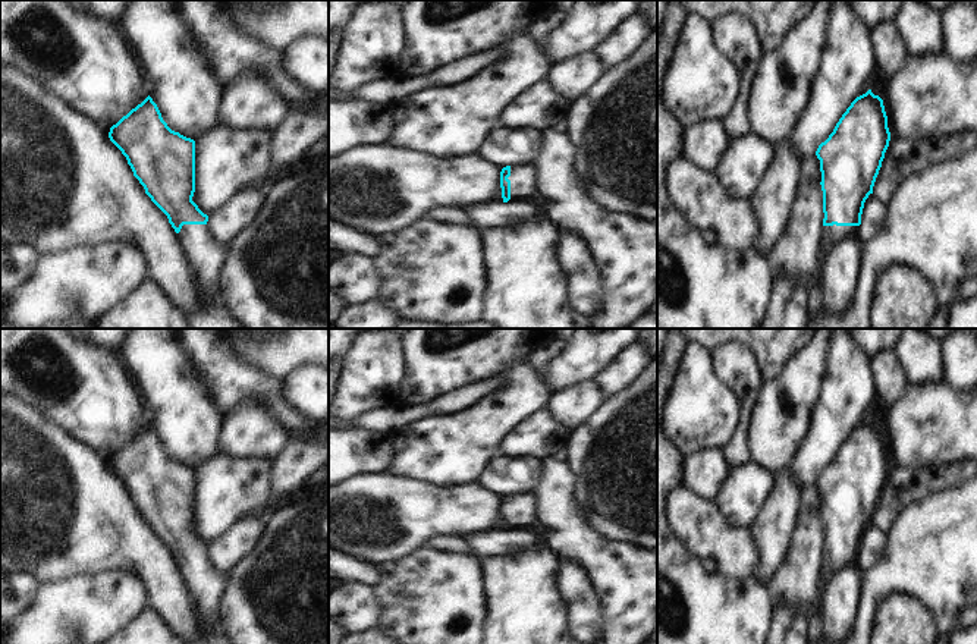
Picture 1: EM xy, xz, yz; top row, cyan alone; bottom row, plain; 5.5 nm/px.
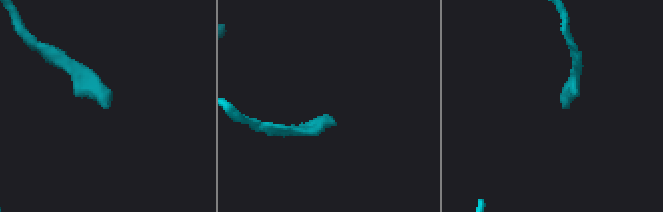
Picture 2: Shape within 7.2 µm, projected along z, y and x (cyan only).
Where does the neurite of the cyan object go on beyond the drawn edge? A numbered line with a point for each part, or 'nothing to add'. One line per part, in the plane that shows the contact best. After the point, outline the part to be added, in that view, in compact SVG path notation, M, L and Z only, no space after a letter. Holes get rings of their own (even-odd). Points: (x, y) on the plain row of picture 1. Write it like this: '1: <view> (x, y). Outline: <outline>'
1: xz (522, 506). Outline: M533 493L511 494L511 528L524 528L537 519L537 500Z

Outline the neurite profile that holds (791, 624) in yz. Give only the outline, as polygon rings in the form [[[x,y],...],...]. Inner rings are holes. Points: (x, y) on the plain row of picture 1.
[[[794,604],[775,606],[775,622],[766,644],[807,644],[808,618]]]

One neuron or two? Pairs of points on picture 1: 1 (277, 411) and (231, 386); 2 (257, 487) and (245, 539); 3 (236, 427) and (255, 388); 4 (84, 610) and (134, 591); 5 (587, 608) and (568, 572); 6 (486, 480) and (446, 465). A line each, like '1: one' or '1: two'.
1: one
2: two
3: two
4: one
5: one
6: two

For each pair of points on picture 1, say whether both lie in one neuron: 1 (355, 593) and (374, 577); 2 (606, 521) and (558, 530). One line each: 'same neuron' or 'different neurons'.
1: different neurons
2: different neurons

